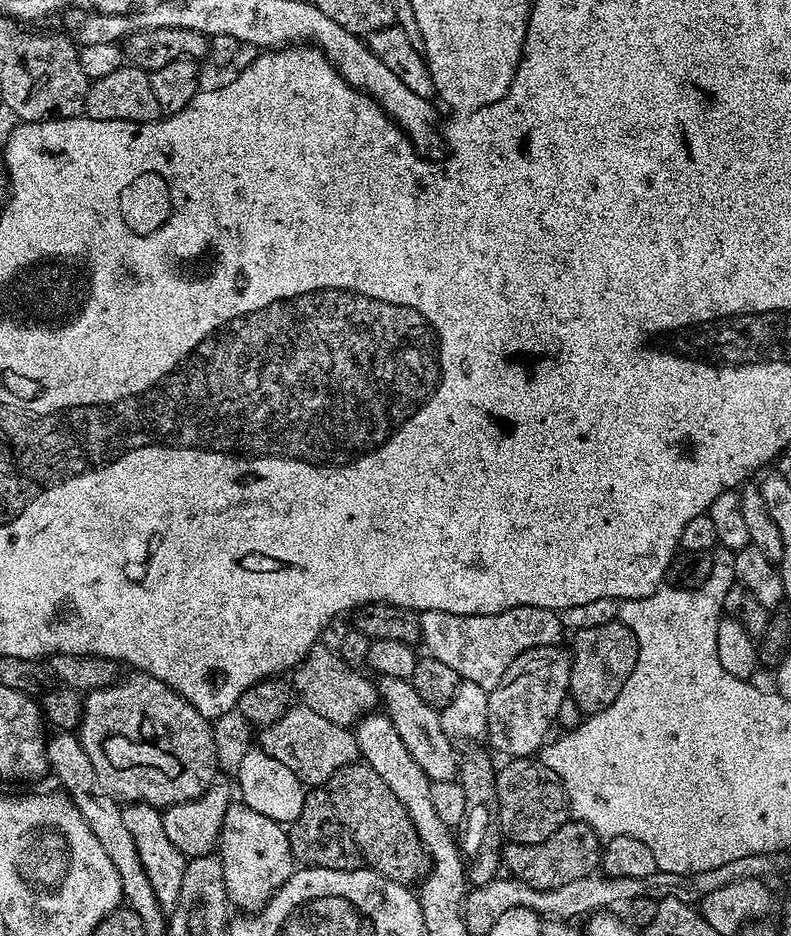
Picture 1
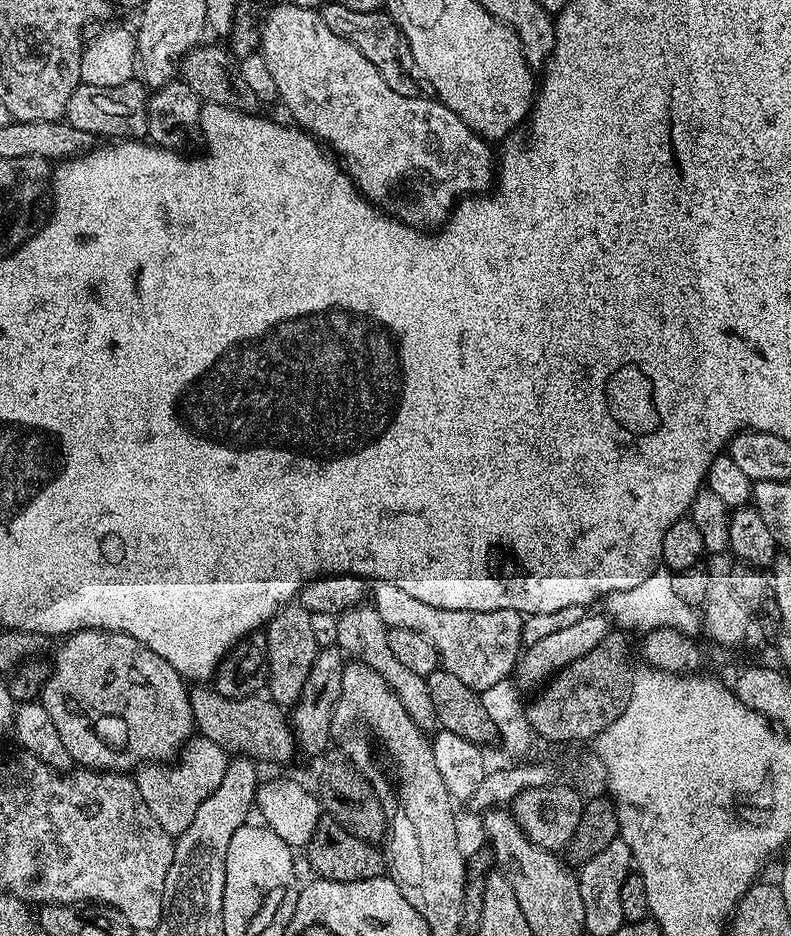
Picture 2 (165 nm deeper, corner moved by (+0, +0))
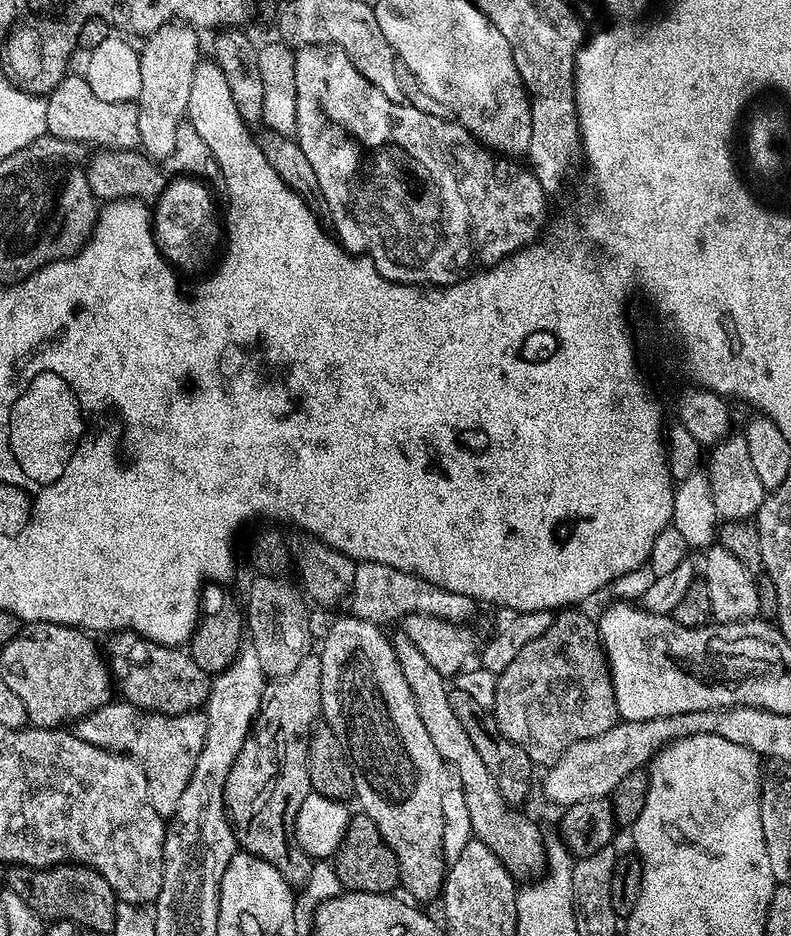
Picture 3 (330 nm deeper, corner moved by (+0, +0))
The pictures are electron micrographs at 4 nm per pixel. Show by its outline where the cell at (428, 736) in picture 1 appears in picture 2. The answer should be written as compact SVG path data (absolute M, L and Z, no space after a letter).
M368 602L357 604L356 607L347 608L335 617L334 624L336 624L337 640L335 643L345 657L361 660L363 664L380 674L386 680L386 686L390 686L390 690L398 694L402 706L406 706L406 714L414 718L418 727L425 730L431 729L430 726L433 727L436 724L436 711L434 702L430 702L428 681L423 676L413 674L390 650L389 628L384 625L382 618L378 618L378 610Z

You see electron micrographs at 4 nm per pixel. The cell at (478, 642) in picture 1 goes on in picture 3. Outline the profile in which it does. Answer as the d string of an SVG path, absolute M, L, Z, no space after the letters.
M378 562L357 563L354 582L350 593L352 600L351 615L368 620L371 624L389 626L403 621L410 614L430 614L430 618L449 620L451 624L464 624L478 609L477 601L462 594L438 587L434 582L423 580L413 572L404 572L401 568L386 566Z

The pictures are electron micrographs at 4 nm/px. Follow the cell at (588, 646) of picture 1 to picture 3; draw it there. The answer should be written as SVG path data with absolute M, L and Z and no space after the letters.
M569 606L557 611L550 622L550 630L546 630L546 634L541 634L539 638L534 638L534 642L526 642L526 646L518 654L518 658L514 658L514 662L510 662L510 666L506 666L506 670L499 672L496 677L496 700L490 711L496 718L498 730L506 738L510 738L510 742L514 742L519 748L526 750L526 754L536 766L540 766L540 764L551 766L562 758L564 751L570 746L574 746L574 742L582 742L586 738L598 738L598 734L606 734L606 730L610 730L618 722L612 678L608 670L608 659L605 658L604 648L600 645L600 630L597 621L593 617L591 620L586 613L580 611L584 610L576 606Z

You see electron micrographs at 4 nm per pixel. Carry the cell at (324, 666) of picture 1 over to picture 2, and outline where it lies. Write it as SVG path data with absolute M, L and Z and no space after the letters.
M289 602L279 608L263 629L268 651L267 695L281 706L291 706L299 700L302 686L310 674L310 666L318 651L316 632L312 629L314 617L298 602Z

